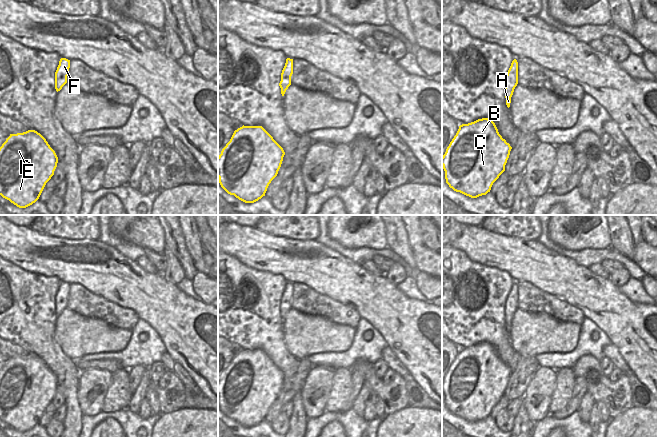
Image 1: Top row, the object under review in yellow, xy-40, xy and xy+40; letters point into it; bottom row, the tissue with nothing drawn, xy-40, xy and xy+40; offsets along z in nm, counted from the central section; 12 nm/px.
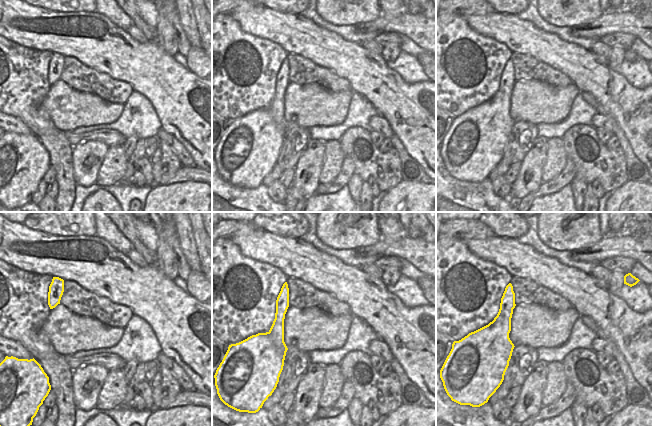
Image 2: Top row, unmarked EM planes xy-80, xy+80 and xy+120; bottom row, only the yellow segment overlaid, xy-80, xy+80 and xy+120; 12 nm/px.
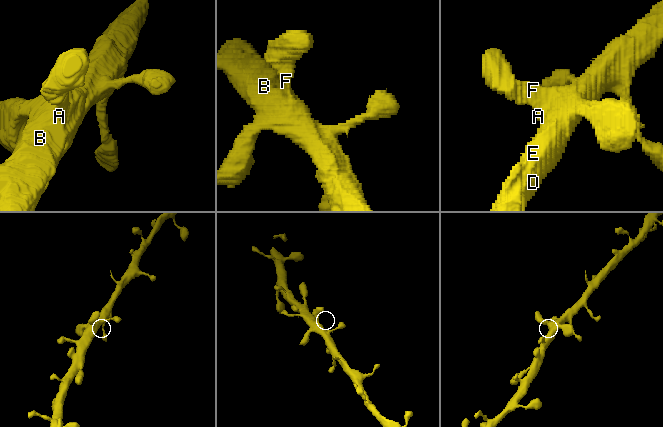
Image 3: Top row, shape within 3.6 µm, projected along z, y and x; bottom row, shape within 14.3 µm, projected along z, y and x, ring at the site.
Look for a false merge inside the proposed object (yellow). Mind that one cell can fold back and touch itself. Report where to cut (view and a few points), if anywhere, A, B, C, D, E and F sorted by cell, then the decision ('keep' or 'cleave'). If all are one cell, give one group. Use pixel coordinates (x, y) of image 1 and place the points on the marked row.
no cut; A B C D E F; keep

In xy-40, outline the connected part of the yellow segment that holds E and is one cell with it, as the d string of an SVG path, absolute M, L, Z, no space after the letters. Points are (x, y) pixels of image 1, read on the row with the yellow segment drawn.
M37 131L10 134L0 147L0 195L19 208L32 205L57 163L55 151Z

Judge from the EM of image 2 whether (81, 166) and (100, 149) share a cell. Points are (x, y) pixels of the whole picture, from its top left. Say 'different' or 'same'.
same

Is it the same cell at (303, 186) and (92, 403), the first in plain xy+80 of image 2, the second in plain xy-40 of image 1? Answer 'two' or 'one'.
one

